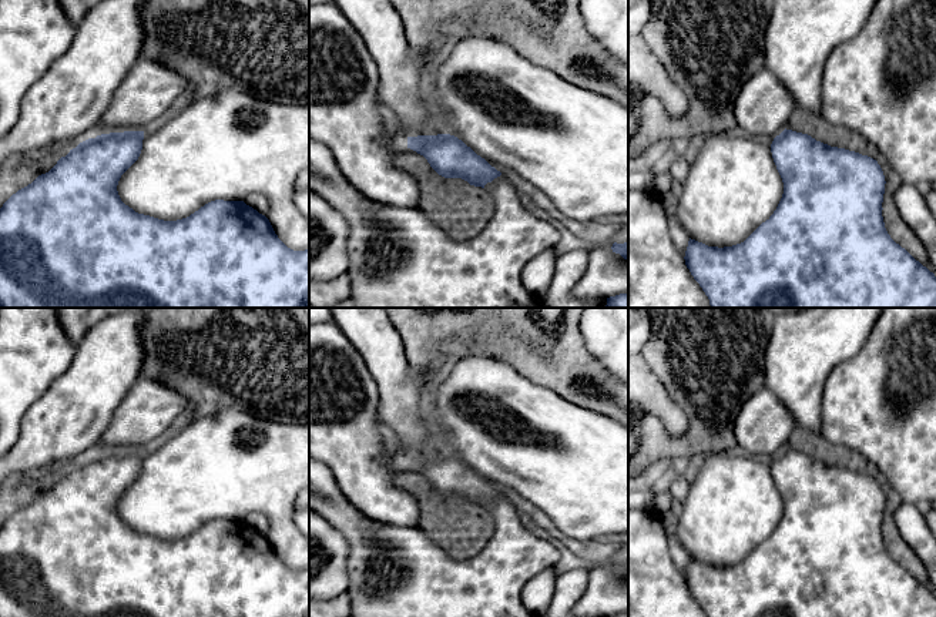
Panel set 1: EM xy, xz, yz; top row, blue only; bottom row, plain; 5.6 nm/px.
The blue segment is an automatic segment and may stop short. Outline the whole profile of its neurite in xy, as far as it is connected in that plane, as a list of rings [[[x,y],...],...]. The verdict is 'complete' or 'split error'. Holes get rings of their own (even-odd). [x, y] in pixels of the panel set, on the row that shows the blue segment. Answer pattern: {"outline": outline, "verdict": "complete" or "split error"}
{"outline": [[[138,58],[131,70],[125,74],[124,80],[115,90],[107,111],[103,114],[95,130],[97,137],[80,142],[76,148],[70,150],[66,157],[61,157],[48,172],[38,175],[31,184],[19,190],[3,204],[0,208],[0,308],[309,308],[309,249],[293,251],[288,248],[275,234],[269,219],[252,207],[246,205],[244,201],[215,199],[205,204],[189,217],[177,221],[164,221],[150,215],[138,214],[121,201],[117,185],[121,175],[138,160],[142,150],[144,131],[154,121],[157,121],[178,97],[185,93],[187,87],[188,83],[180,73],[165,67],[162,63]]], "verdict": "split error"}

